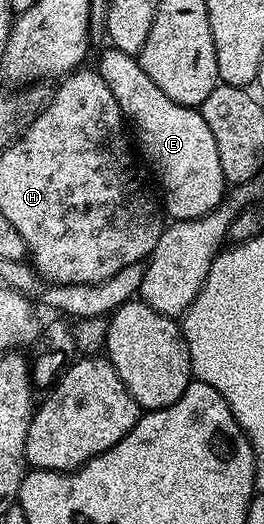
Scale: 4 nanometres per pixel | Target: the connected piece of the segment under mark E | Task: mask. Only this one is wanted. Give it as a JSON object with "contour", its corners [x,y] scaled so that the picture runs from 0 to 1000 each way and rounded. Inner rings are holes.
{"contour":[[[420,90],[398,92],[402,97],[379,109],[379,126],[371,126],[371,137],[379,149],[402,158],[402,166],[417,166],[417,174],[432,174],[432,189],[447,197],[455,214],[470,218],[473,225],[534,254],[530,261],[530,284],[523,277],[523,292],[561,305],[568,321],[591,328],[591,345],[606,351],[606,361],[621,366],[614,372],[614,397],[617,405],[633,408],[652,422],[701,422],[705,418],[742,418],[765,410],[780,410],[795,401],[814,399],[856,374],[856,347],[841,334],[841,311],[826,303],[826,281],[811,273],[811,258],[795,258],[795,242],[780,242],[780,227],[765,227],[754,206],[716,204],[708,200],[678,200],[659,197],[659,189],[644,189],[644,181],[629,181],[629,174],[614,174],[614,166],[598,166],[598,158],[583,158],[583,151],[568,151],[568,143],[553,143],[553,135],[538,135],[527,115],[504,103],[477,97],[447,97]]]}

